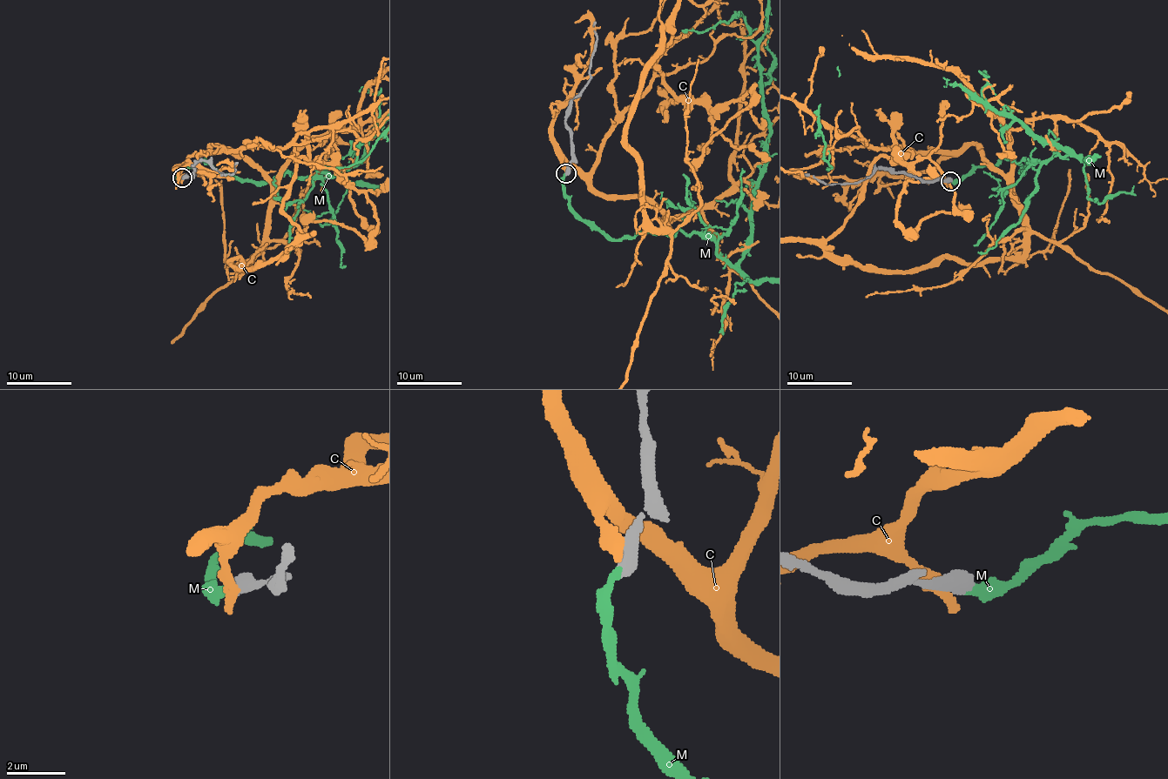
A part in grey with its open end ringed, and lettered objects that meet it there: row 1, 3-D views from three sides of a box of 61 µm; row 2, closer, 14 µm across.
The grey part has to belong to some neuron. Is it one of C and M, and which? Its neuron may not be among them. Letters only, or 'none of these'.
M

